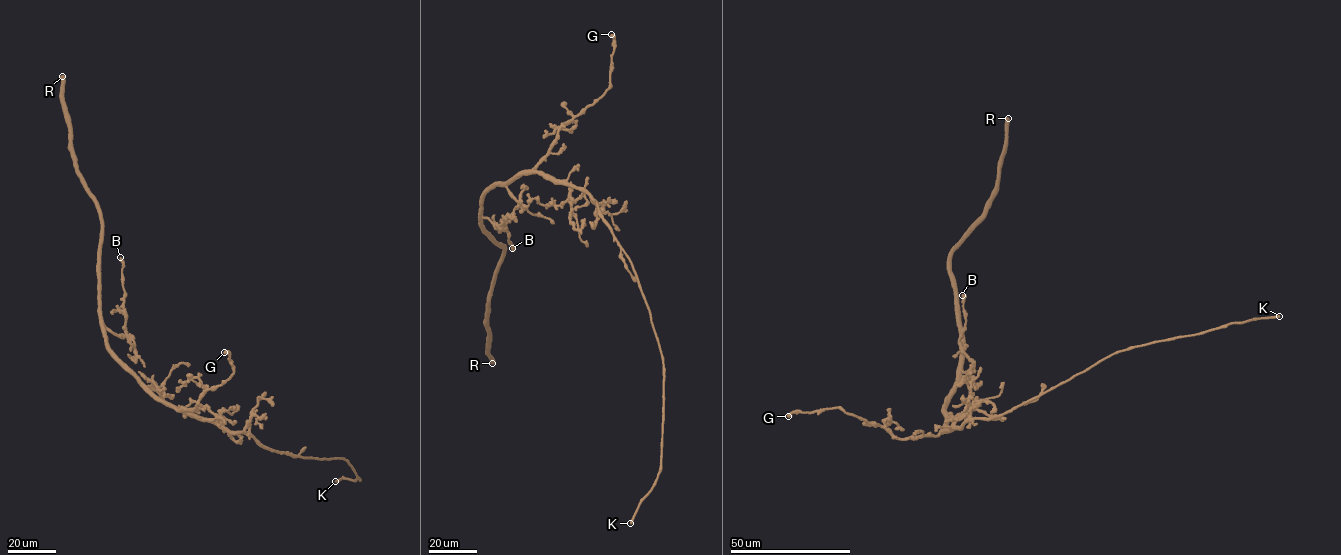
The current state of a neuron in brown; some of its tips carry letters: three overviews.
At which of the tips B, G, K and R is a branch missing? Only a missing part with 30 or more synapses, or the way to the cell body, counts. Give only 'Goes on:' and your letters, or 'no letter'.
Goes on: K

